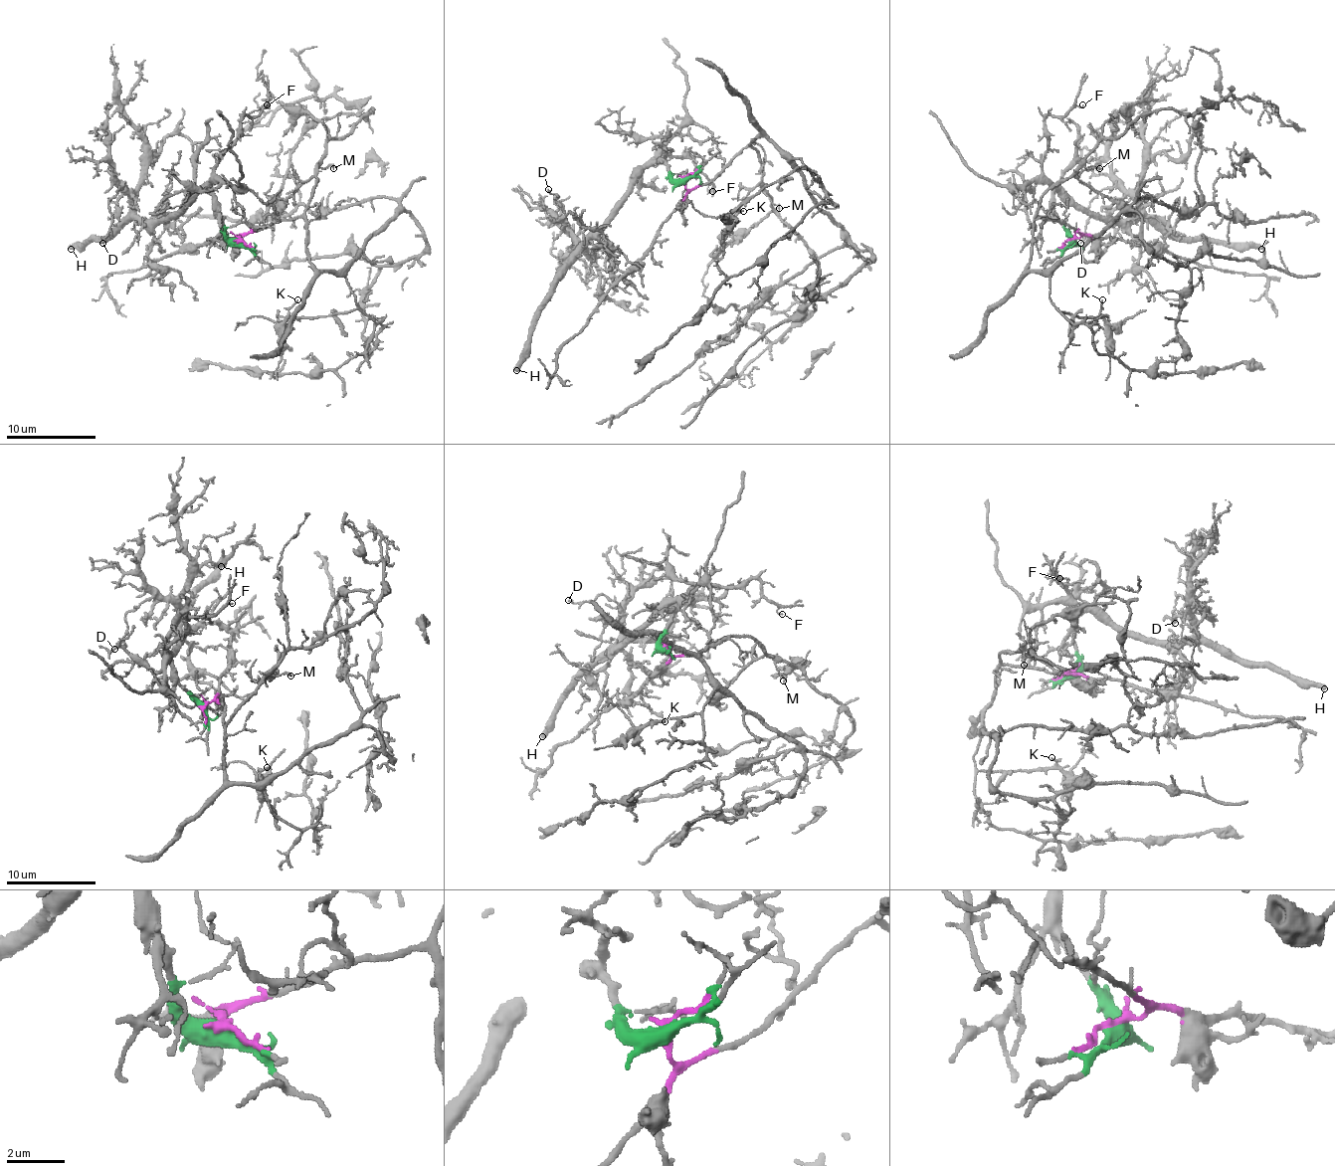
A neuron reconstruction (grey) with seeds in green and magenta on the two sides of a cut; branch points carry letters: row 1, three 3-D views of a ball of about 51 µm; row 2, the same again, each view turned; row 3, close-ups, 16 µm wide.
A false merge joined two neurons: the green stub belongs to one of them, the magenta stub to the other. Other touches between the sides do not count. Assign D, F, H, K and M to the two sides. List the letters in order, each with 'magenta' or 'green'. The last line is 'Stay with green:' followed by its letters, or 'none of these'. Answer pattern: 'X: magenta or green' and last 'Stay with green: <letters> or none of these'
D: green
F: green
H: green
K: magenta
M: magenta
Stay with green: D, F, H

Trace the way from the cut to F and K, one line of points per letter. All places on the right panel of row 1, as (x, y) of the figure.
F: (1071, 241), (1055, 214), (1050, 180), (1042, 171), (1047, 137), (1044, 119), (1082, 104)
K: (1071, 241), (1080, 234), (1073, 228), (1038, 216), (1029, 271), (1048, 280), (1061, 312), (1095, 317), (1102, 299)

